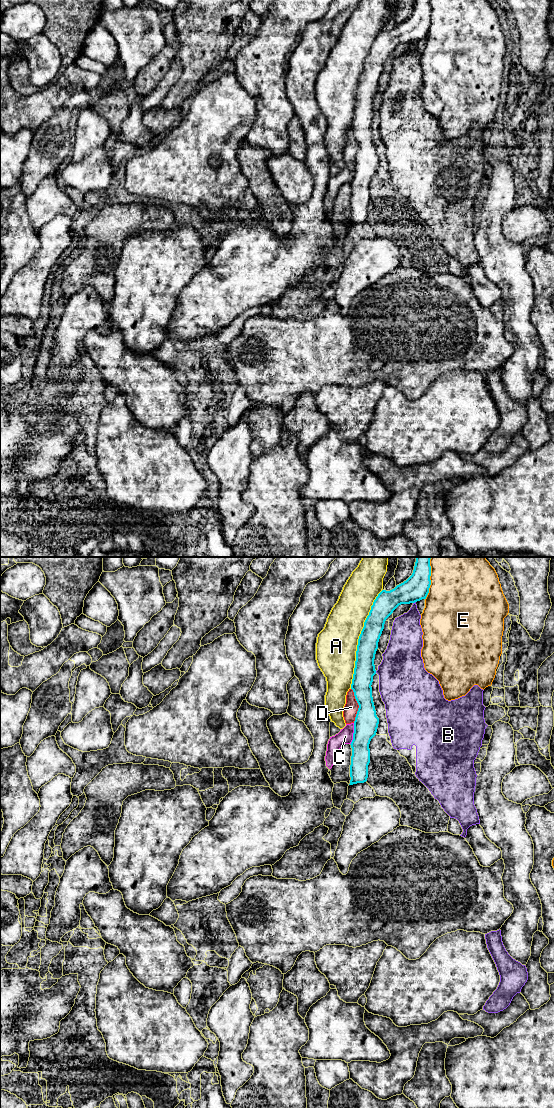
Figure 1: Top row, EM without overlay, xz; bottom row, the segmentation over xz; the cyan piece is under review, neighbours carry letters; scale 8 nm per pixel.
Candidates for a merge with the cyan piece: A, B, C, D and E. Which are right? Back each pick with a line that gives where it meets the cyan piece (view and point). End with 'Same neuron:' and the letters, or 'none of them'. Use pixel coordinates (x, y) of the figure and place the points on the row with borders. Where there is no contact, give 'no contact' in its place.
Same neuron: none of them

